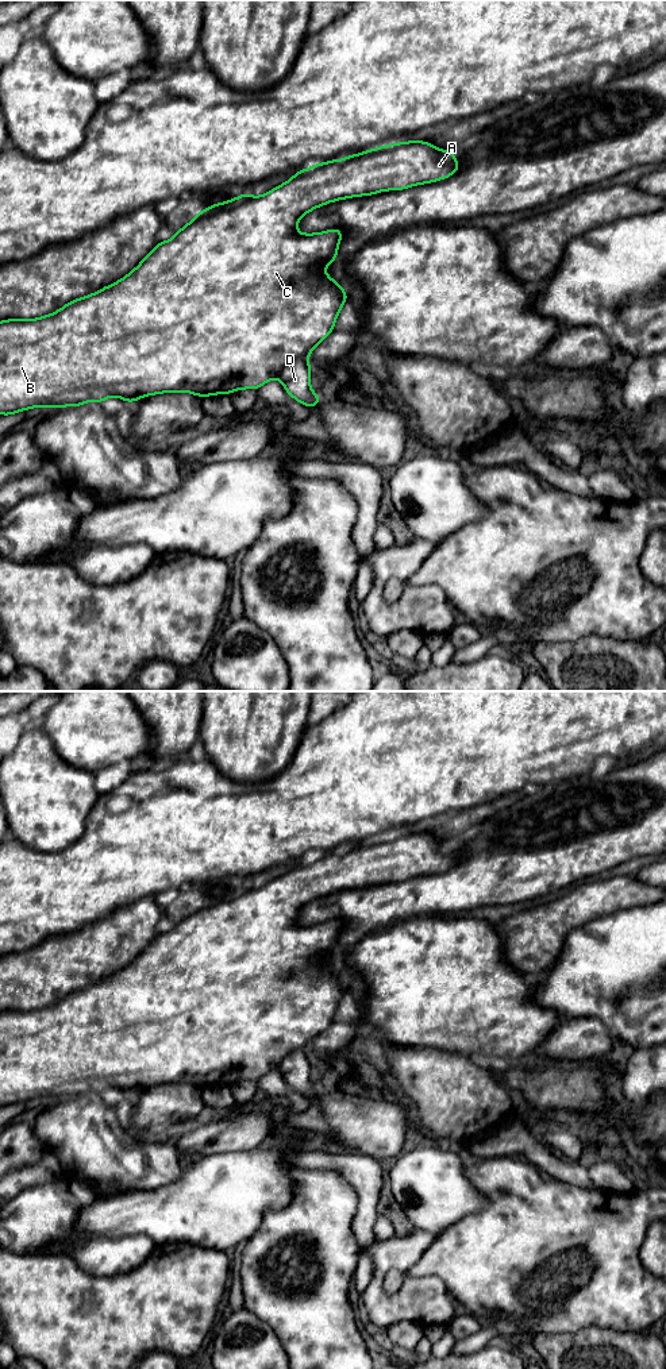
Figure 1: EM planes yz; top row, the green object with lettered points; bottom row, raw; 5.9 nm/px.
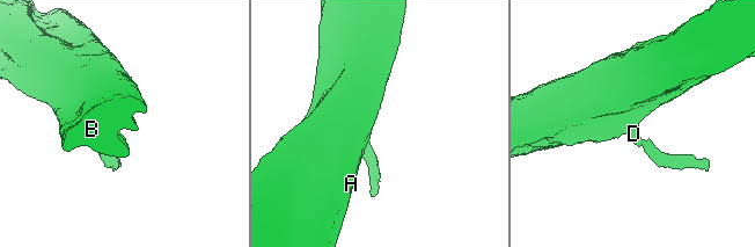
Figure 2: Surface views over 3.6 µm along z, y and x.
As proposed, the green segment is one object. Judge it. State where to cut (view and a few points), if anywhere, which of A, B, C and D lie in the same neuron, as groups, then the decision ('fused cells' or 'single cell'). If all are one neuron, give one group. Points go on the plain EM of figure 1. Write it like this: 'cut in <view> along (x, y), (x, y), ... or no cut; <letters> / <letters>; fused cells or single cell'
cut in yz along (307, 1049), (293, 1049), (278, 1068); A B C / D; fused cells

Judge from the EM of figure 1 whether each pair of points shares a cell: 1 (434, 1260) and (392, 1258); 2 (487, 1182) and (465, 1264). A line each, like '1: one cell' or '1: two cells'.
1: two cells
2: one cell

